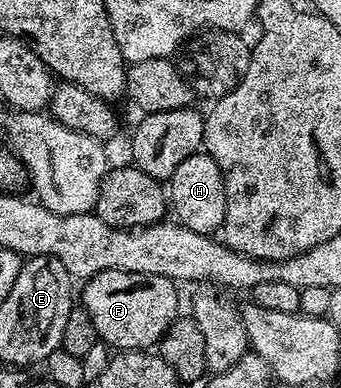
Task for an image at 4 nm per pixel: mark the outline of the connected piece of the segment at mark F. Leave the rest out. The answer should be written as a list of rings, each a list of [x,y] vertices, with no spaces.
[[[107,270],[89,277],[83,288],[83,307],[91,314],[98,337],[117,350],[149,350],[160,345],[165,332],[179,316],[178,285],[162,276]]]

